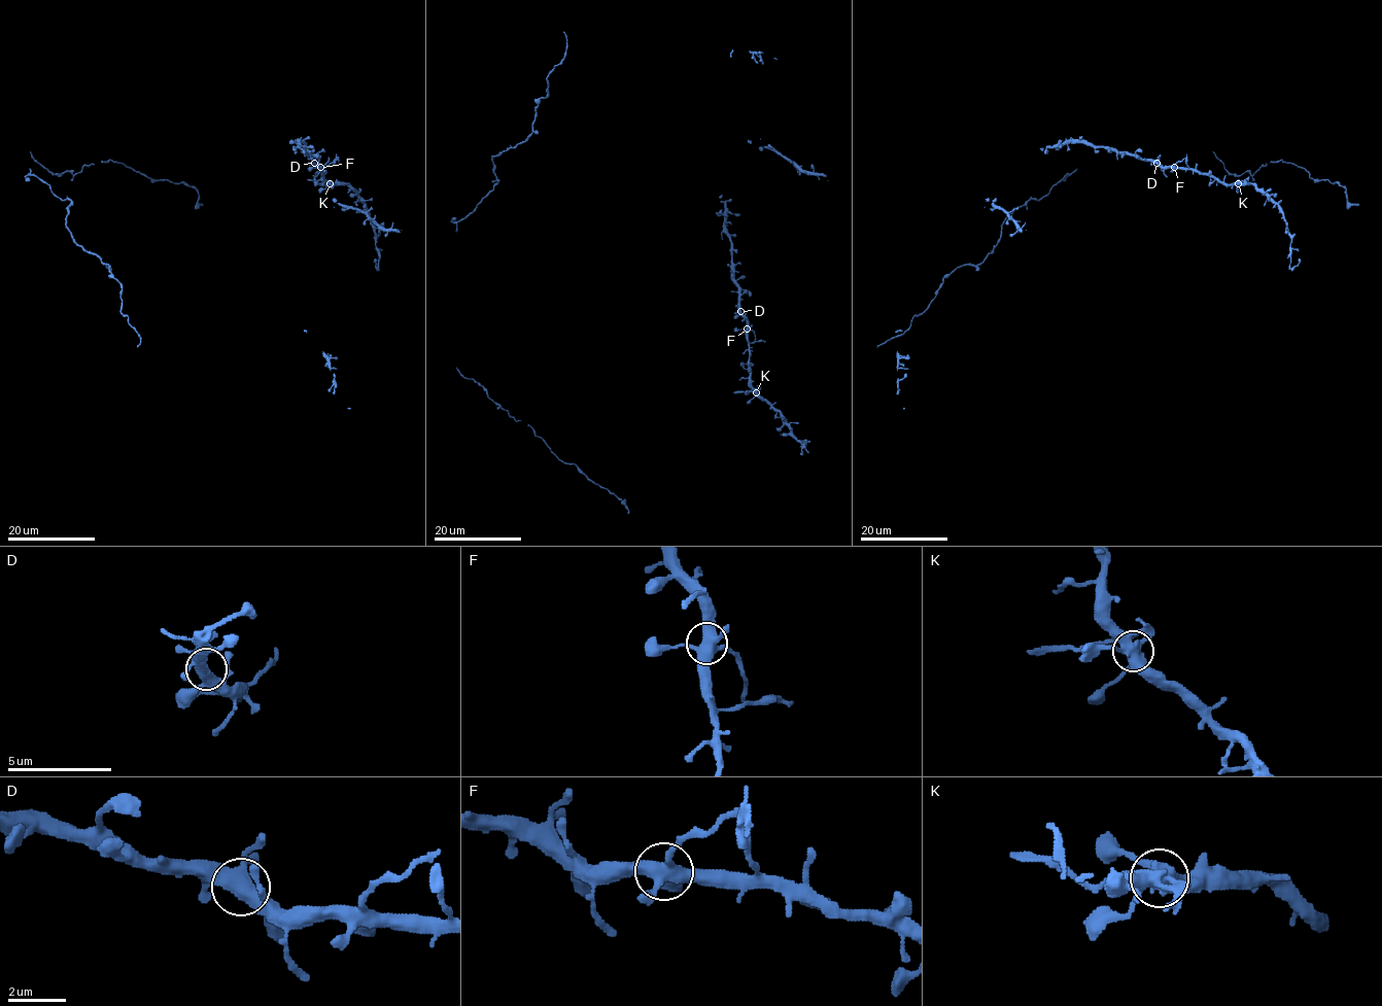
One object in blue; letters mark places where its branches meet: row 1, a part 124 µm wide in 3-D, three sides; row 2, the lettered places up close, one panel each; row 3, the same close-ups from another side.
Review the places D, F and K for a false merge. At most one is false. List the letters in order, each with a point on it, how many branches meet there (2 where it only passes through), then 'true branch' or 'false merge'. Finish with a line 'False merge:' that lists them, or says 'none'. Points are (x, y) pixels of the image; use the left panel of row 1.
D: at (314, 163); 5 branches meet; true branch
F: at (320, 167); 5 branches meet; true branch
K: at (330, 183); 6 branches meet; true branch
False merge: none

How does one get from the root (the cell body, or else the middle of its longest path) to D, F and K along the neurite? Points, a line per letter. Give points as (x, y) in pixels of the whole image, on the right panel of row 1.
D: (1051, 147), (1083, 142), (1128, 151), (1156, 163)
F: (1051, 147), (1083, 142), (1154, 160), (1165, 167), (1174, 167)
K: (1051, 147), (1071, 142), (1108, 146), (1154, 160), (1165, 167), (1195, 169), (1211, 174), (1227, 183), (1238, 183)

